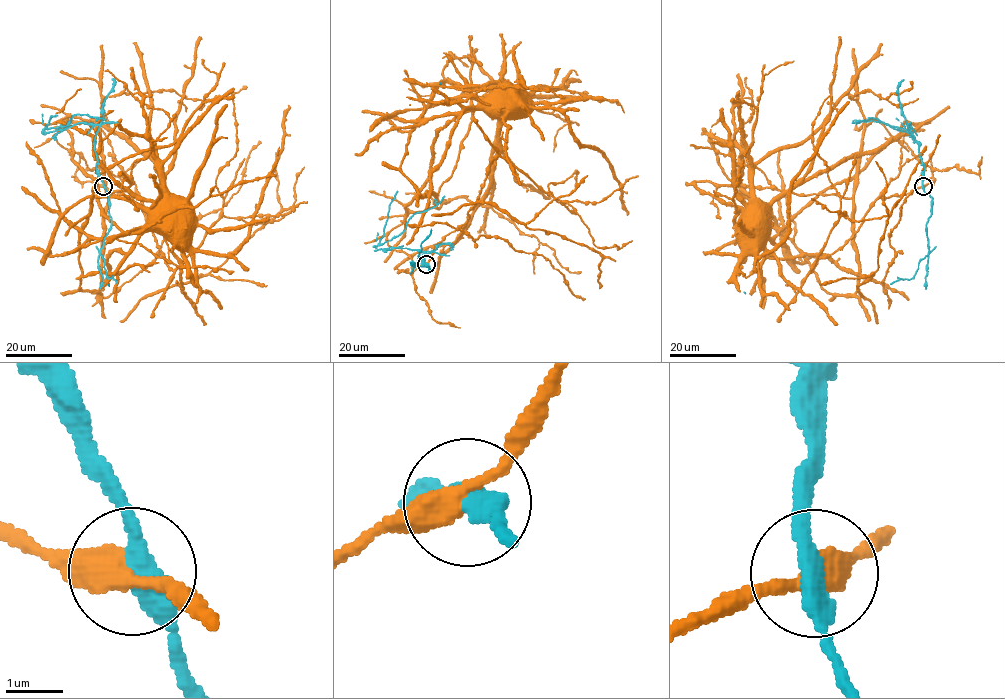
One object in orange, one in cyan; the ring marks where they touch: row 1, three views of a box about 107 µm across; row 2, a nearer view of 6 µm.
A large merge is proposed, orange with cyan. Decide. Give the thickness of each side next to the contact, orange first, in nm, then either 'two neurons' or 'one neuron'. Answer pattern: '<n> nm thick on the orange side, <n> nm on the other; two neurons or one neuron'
400 nm thick on the orange side, 360 nm on the other; two neurons

